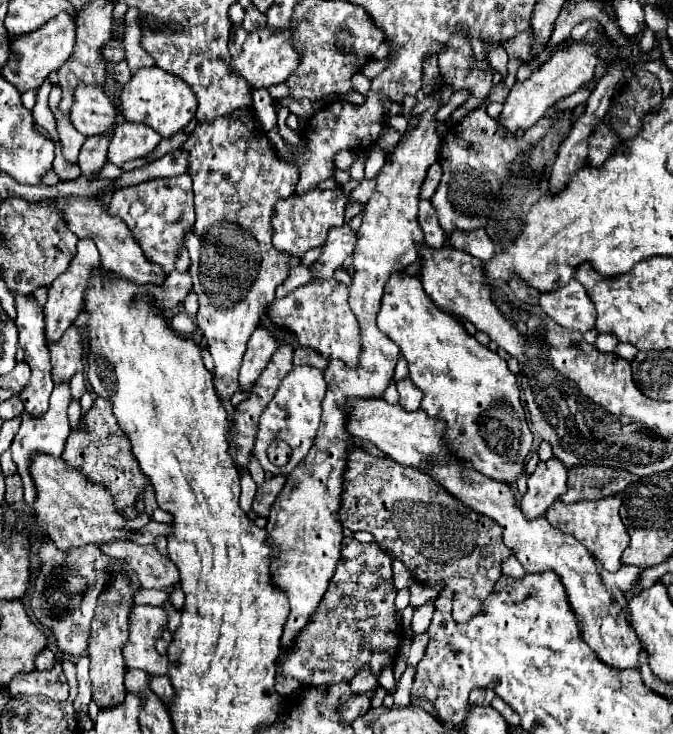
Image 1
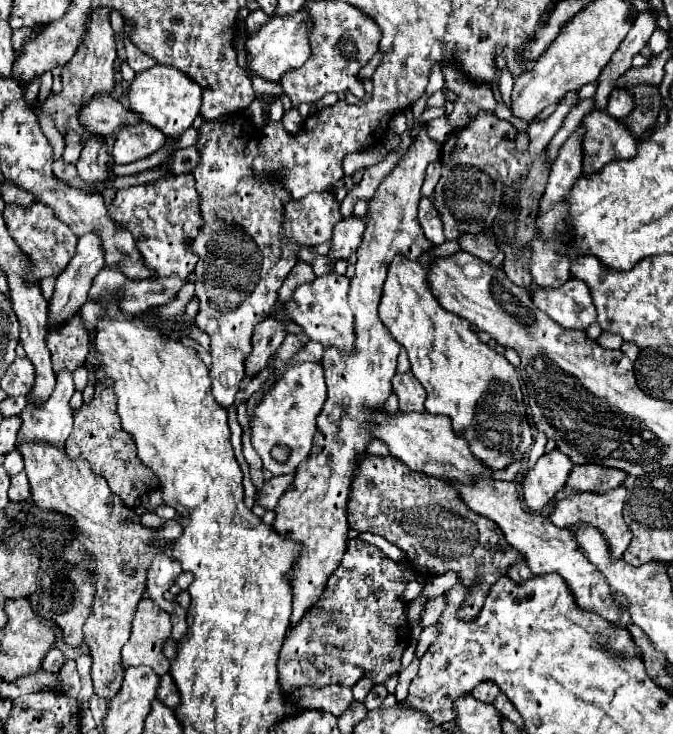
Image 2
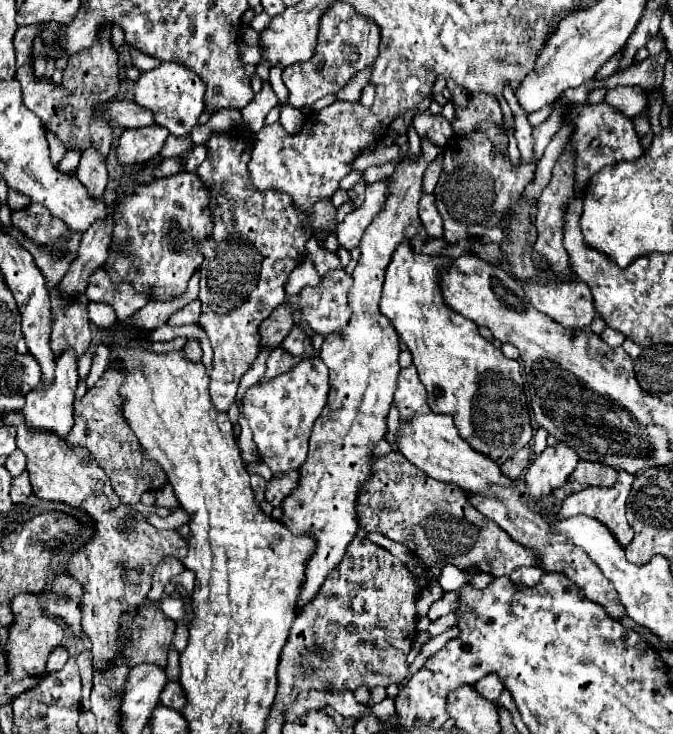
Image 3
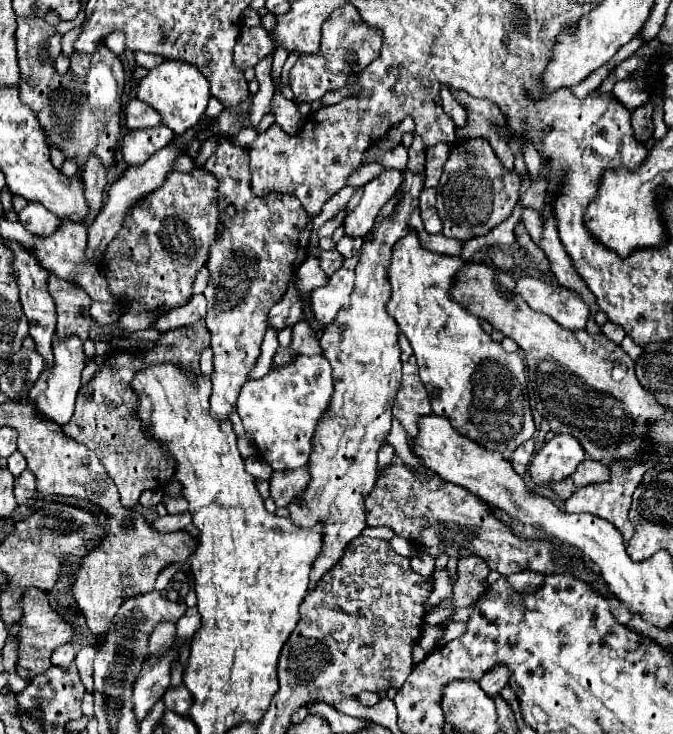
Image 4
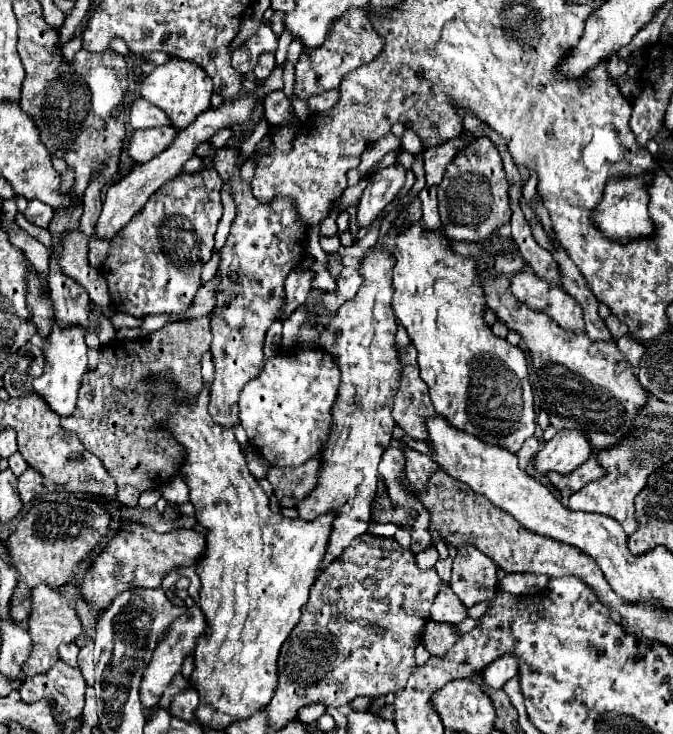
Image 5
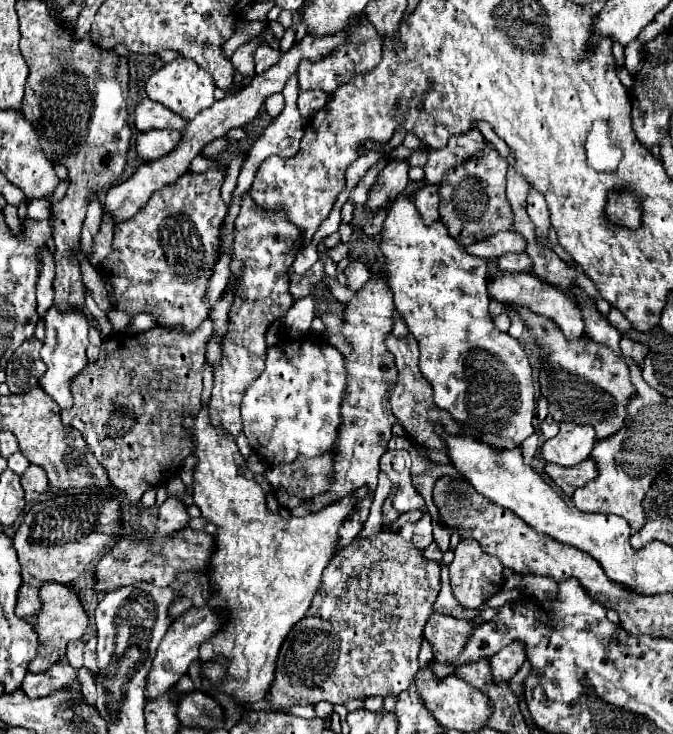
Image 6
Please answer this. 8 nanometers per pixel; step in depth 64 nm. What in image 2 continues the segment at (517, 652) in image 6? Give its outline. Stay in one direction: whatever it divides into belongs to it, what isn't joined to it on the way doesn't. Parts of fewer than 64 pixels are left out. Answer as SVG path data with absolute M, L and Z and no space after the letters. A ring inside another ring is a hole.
M480 682L474 690L472 690L472 696L476 696L478 700L484 700L484 702L494 702L494 698L500 694L500 688L494 684L494 682Z

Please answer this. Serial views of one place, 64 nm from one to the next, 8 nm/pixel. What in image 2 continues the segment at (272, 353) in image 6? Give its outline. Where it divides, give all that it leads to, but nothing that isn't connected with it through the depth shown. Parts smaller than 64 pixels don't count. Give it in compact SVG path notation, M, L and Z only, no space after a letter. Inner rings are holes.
M304 362L288 368L270 388L260 396L260 404L252 410L252 446L264 462L264 468L276 474L288 474L298 468L302 460L308 458L312 436L316 432L316 416L320 414L326 400L326 380L324 368L316 362ZM274 446L290 448L290 456L286 462L278 462L272 458Z

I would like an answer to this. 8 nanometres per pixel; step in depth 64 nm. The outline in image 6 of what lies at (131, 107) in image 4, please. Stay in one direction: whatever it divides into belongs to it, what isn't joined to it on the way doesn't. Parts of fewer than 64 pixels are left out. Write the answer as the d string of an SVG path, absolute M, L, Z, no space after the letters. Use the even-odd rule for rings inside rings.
M144 98L136 106L134 124L140 132L148 132L154 128L172 128L172 130L184 132L184 128L188 126L188 122L184 118L180 118L178 114L174 114L172 110L168 110L166 106L162 106L160 102L154 102L150 98Z

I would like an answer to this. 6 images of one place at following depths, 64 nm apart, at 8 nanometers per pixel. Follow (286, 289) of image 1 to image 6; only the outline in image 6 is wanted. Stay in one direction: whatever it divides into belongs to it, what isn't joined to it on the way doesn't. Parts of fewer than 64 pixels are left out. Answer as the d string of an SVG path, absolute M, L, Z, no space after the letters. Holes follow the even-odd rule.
M328 276L324 278L324 282L328 284L328 288L332 290L332 294L334 294L334 298L338 300L338 302L342 302L342 304L348 304L348 300L352 300L354 296L356 296L356 292L352 292L352 290L348 290L346 286L340 286L338 282L334 282L334 280L330 280Z

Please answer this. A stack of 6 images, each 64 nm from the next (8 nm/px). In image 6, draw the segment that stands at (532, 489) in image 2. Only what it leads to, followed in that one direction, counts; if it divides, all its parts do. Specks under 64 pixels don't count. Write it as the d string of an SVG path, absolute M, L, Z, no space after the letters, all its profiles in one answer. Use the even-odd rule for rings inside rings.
M562 422L560 432L544 442L542 458L552 464L572 466L586 460L594 444L596 444L596 432L592 426Z

